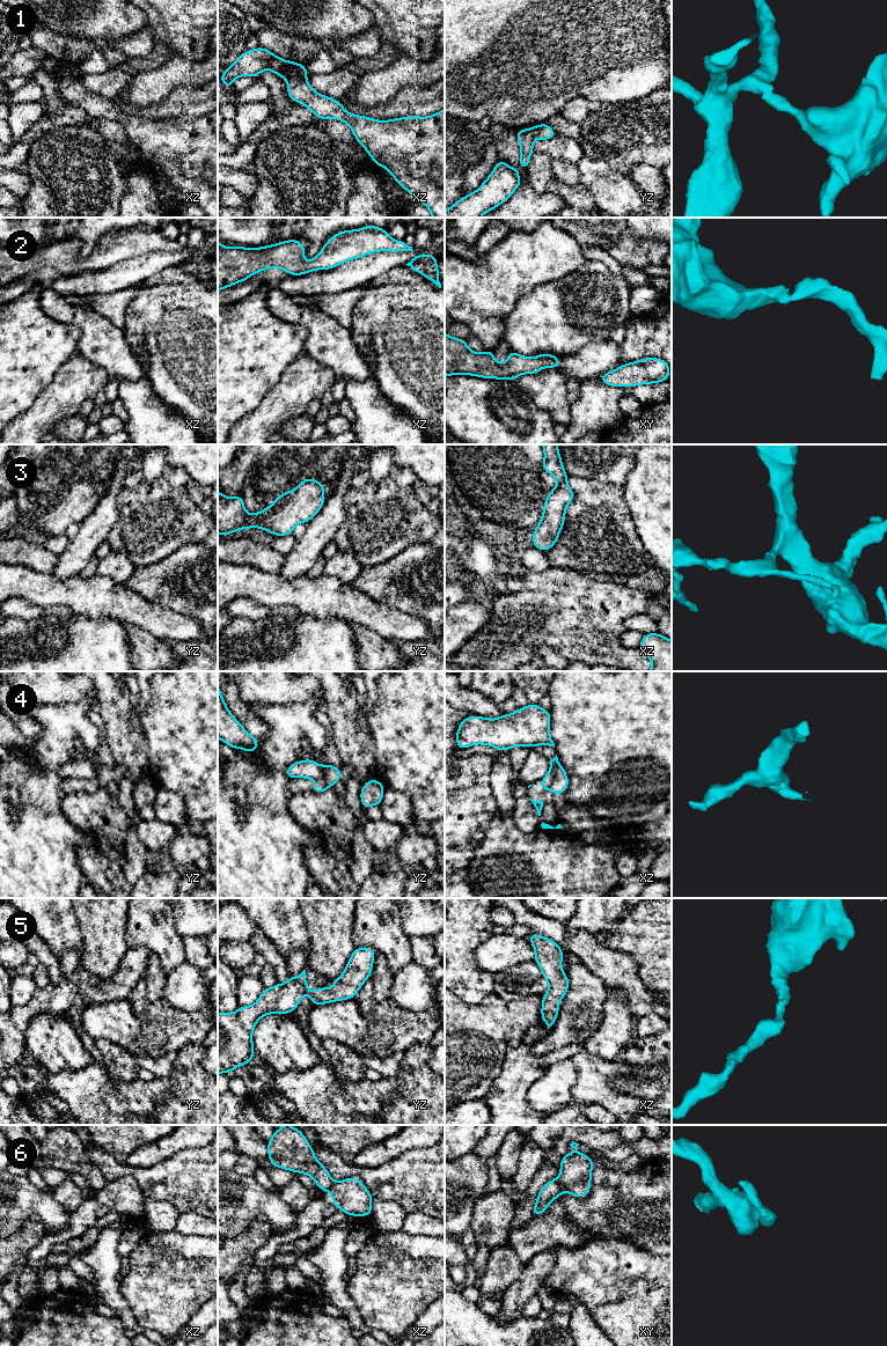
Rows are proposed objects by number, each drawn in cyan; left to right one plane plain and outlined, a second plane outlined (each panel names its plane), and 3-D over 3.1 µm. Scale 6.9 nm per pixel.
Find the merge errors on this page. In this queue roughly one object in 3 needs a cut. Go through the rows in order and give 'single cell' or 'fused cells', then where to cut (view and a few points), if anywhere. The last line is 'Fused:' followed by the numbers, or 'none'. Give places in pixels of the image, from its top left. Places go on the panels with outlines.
1: fused cells | xz (305, 78), (287, 80)
2: single cell | no cut
3: single cell | no cut
4: fused cells | xz (551, 770), (554, 780), (549, 787)
5: single cell | no cut
6: fused cells | xy (556, 1179), (562, 1191)
Fused: 1, 4, 6

